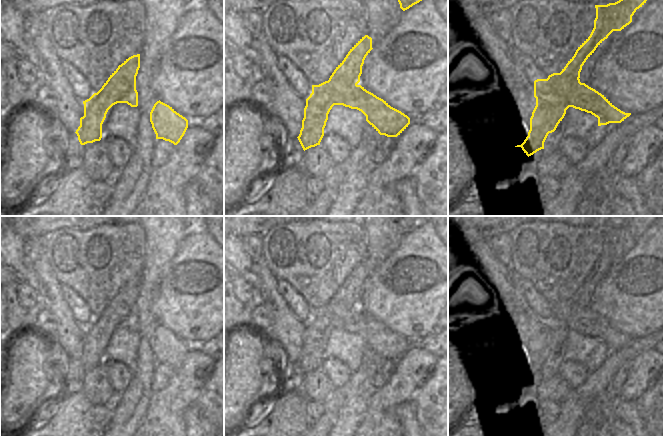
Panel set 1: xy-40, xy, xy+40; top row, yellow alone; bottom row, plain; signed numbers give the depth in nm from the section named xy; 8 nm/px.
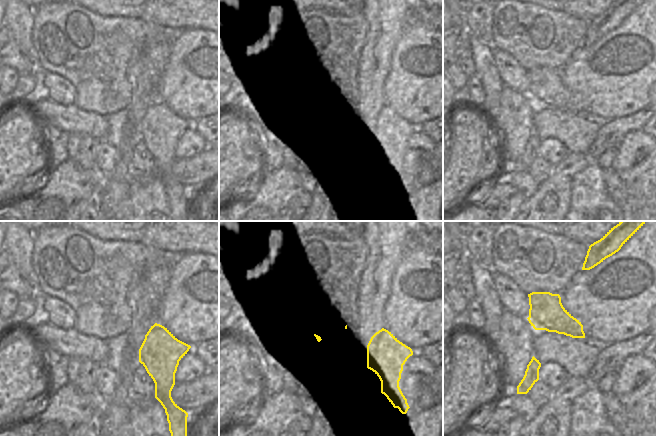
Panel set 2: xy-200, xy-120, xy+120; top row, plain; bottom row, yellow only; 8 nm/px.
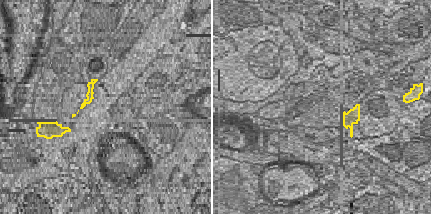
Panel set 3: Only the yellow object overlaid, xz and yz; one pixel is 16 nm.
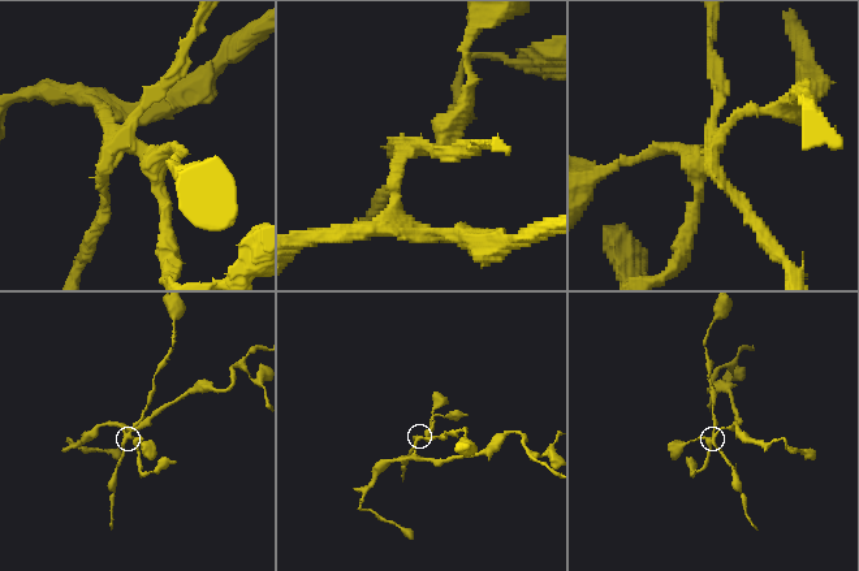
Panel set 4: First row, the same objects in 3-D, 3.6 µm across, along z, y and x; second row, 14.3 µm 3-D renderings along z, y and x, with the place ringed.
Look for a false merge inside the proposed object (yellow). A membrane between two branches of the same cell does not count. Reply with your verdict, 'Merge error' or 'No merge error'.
Merge error

